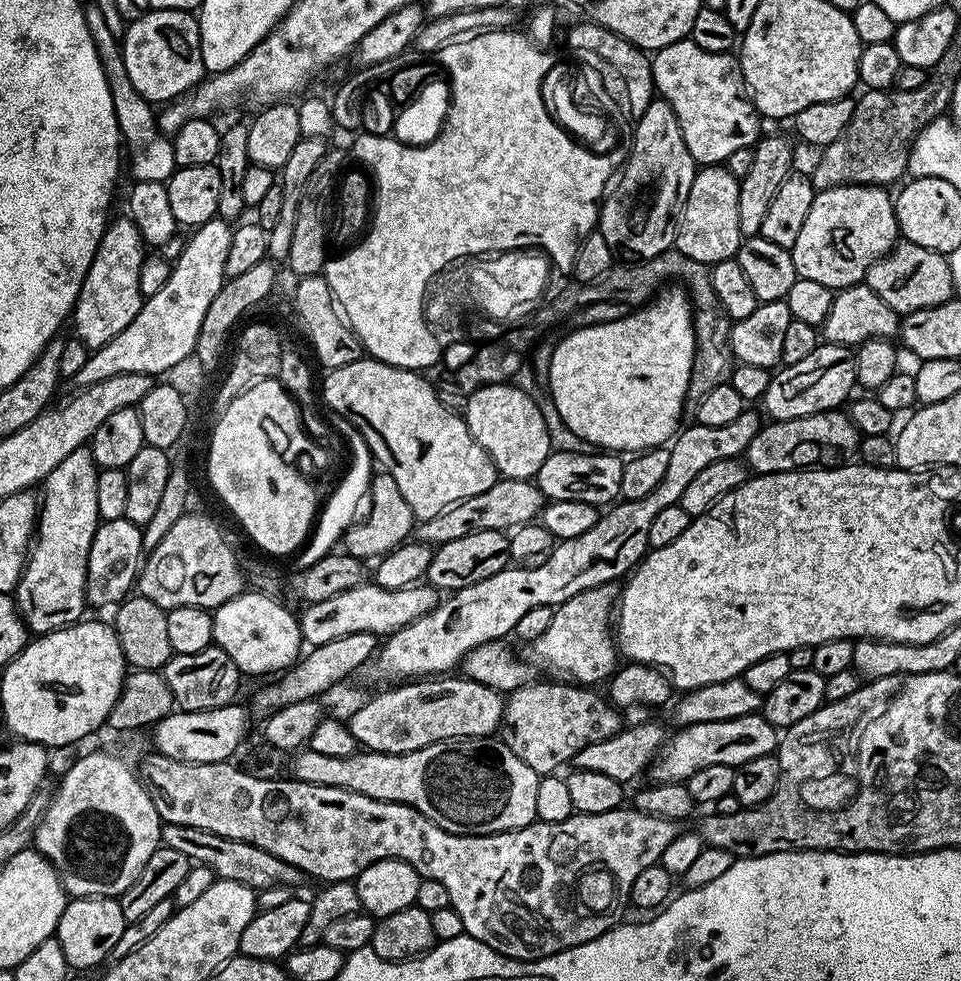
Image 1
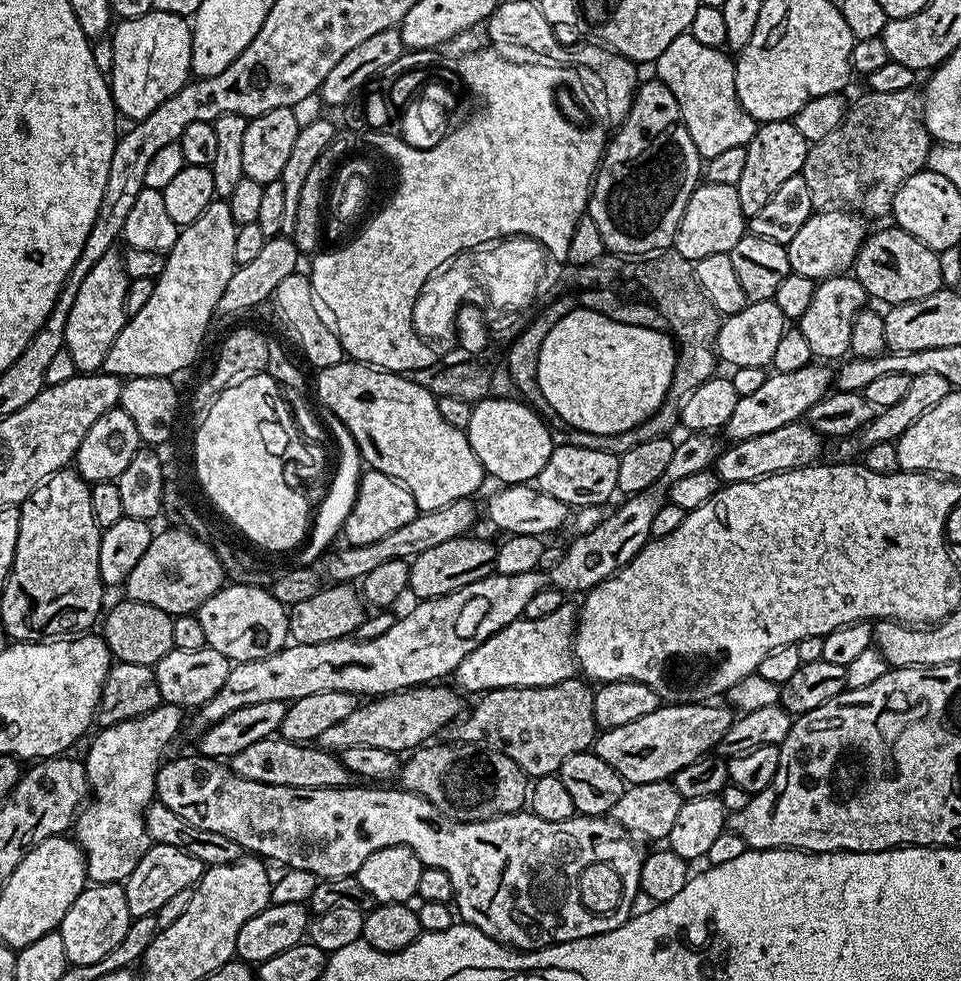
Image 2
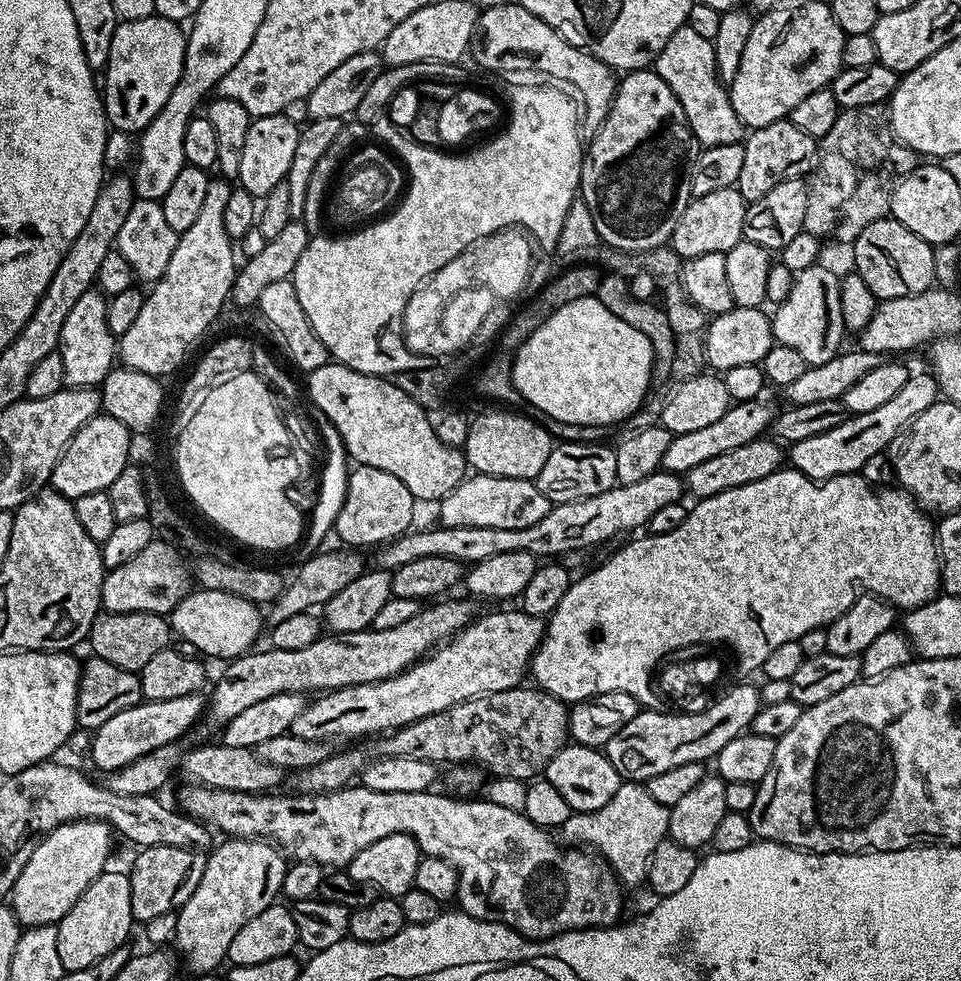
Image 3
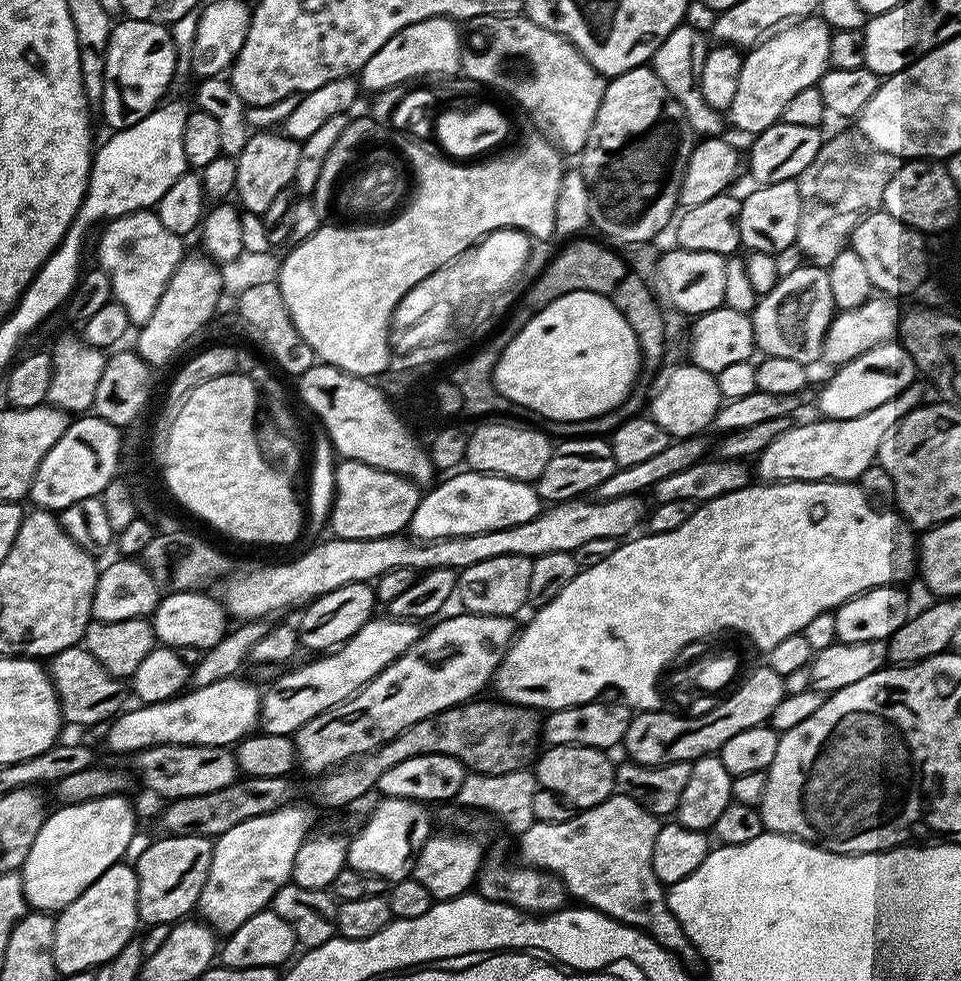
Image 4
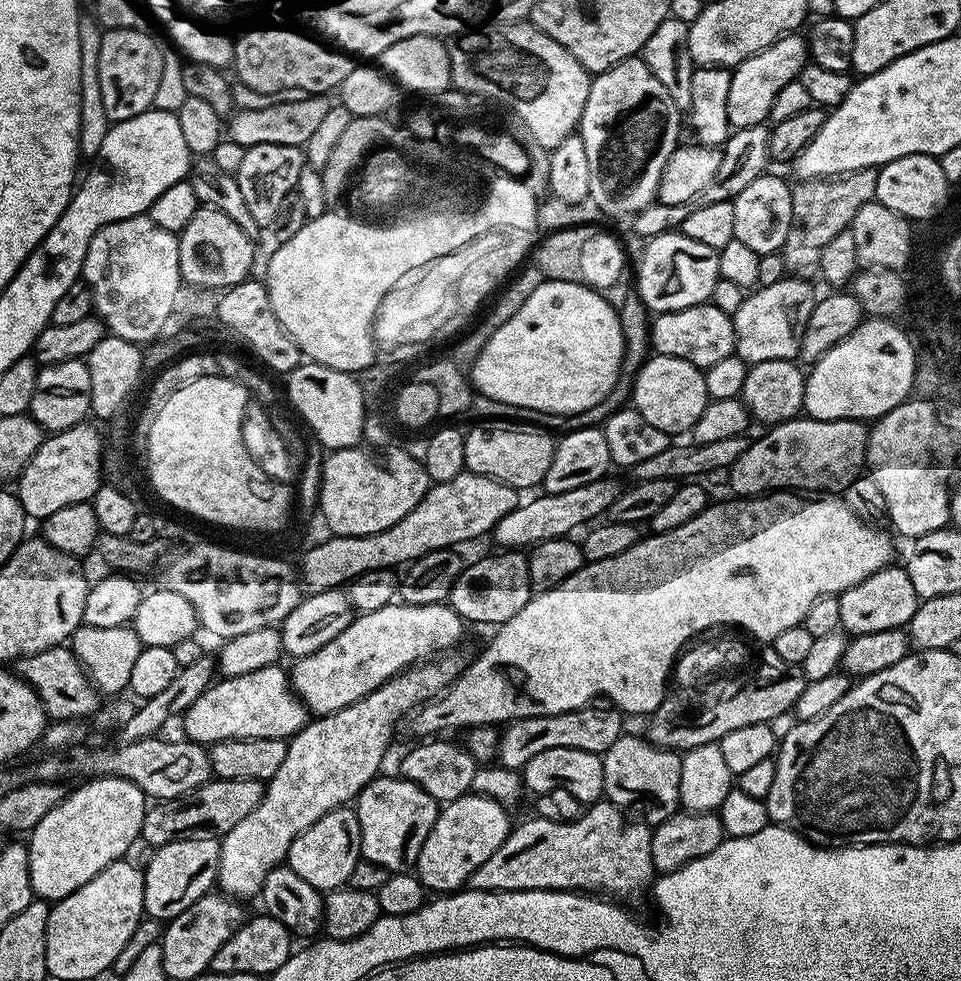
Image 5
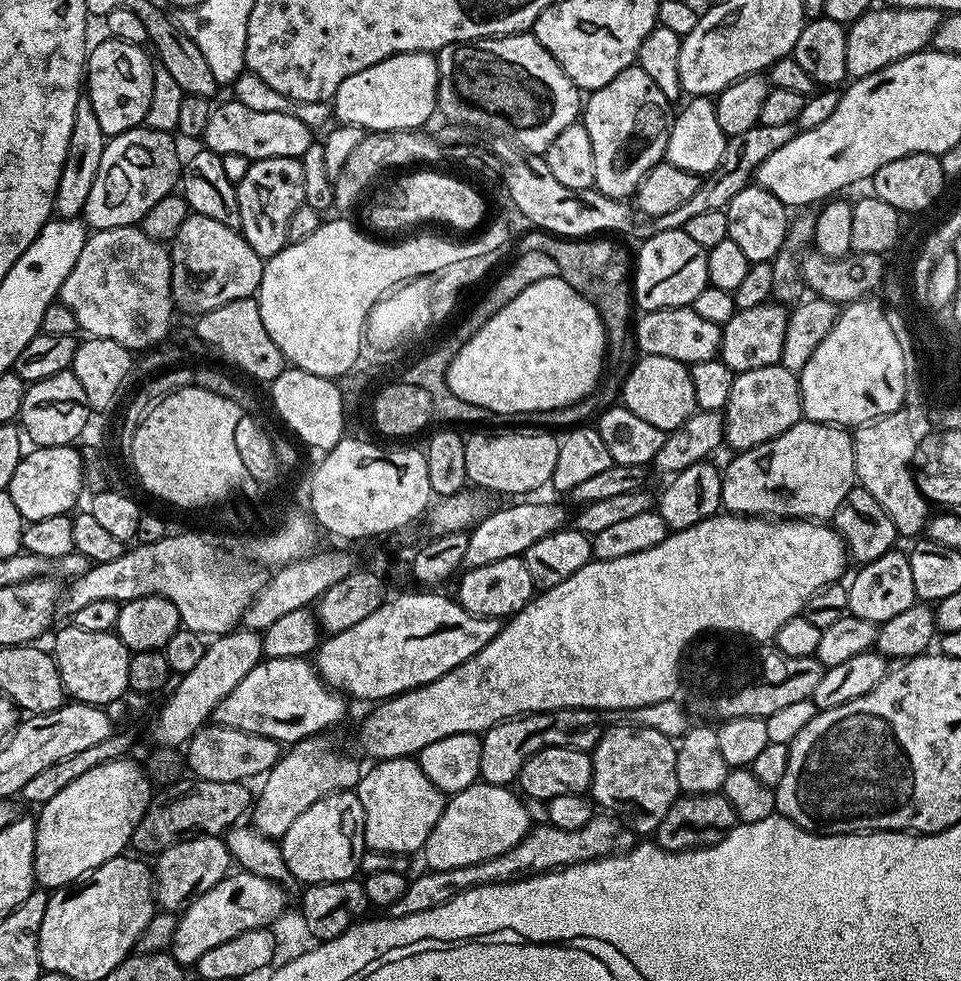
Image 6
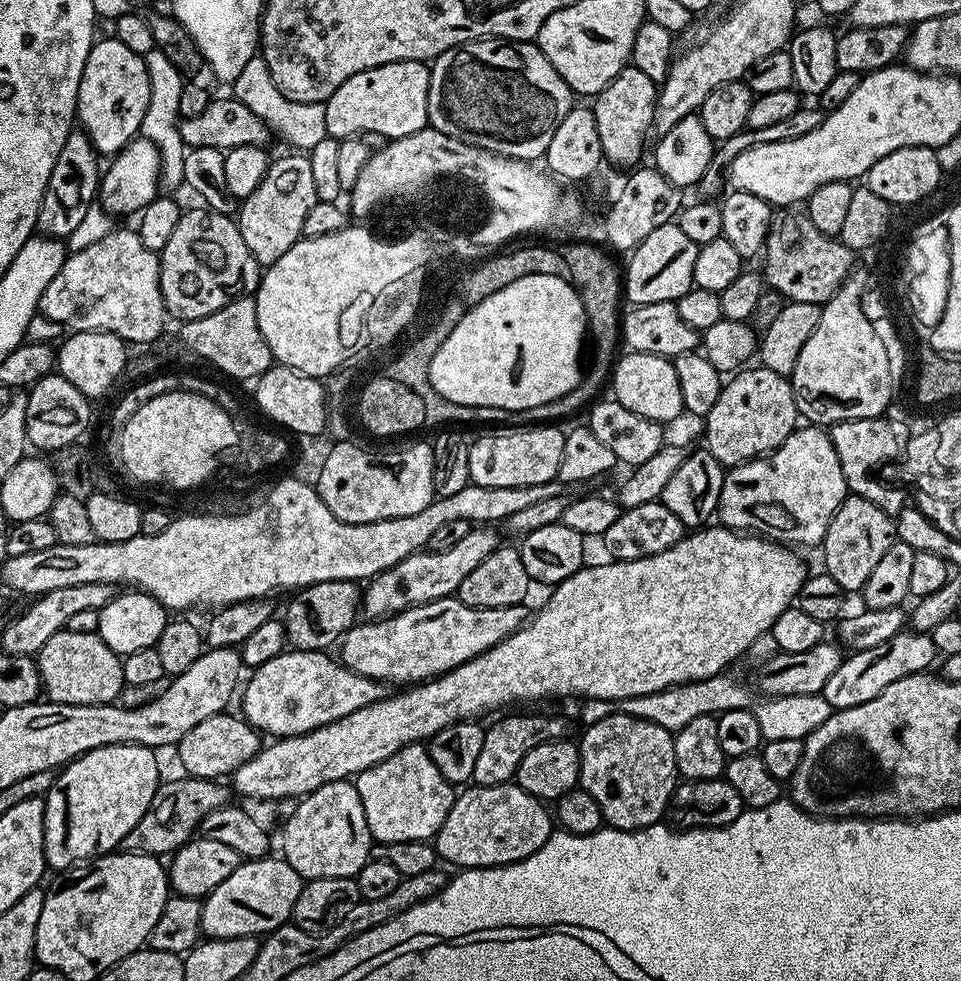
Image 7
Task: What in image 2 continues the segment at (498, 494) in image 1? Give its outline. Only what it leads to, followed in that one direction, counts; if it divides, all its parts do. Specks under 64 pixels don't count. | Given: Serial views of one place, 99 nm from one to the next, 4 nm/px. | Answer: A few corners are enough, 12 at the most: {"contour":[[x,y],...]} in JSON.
{"contour":[[471,499],[417,511],[406,526],[366,546],[343,546],[324,568],[352,584],[391,560],[473,531]]}

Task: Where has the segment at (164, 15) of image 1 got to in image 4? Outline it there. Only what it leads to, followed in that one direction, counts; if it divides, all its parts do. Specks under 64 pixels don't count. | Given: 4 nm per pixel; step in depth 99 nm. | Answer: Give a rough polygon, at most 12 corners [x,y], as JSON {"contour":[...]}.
{"contour":[[155,19],[113,23],[104,120],[142,122],[177,75],[171,31]]}

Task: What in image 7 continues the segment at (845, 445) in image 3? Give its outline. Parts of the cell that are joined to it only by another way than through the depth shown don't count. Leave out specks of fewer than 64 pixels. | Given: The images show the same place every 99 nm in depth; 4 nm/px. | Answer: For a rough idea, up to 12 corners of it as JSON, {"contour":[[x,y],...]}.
{"contour":[[797,427],[725,471],[723,527],[823,545],[850,493],[831,435]]}

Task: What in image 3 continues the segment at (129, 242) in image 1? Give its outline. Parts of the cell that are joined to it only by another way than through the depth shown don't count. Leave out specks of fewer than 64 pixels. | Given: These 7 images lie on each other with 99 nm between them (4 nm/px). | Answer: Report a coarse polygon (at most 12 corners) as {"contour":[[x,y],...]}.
{"contour":[[103,292],[82,294],[62,326],[64,382],[96,388],[118,360]]}

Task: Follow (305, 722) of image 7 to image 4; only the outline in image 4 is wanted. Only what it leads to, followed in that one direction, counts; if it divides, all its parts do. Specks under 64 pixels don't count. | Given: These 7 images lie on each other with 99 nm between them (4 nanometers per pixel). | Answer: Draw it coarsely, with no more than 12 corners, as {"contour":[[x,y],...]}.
{"contour":[[231,676],[121,711],[108,744],[235,746],[261,689]]}

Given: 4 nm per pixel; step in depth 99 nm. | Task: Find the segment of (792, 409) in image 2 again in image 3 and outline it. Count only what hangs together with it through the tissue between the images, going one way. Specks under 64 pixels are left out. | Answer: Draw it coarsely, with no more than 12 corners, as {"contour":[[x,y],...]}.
{"contour":[[764,398],[733,403],[718,422],[673,436],[661,469],[694,466],[759,440],[774,408]]}

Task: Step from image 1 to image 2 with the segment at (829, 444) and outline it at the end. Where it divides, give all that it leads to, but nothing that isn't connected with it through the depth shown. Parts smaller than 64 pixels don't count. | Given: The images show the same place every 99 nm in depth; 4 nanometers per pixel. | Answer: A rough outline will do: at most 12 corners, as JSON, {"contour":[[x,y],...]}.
{"contour":[[806,422],[729,443],[724,484],[807,468],[825,437]]}

